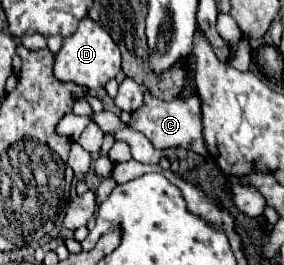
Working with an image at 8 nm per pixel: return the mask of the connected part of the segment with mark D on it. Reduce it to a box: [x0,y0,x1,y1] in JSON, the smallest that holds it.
[54,16,120,90]

